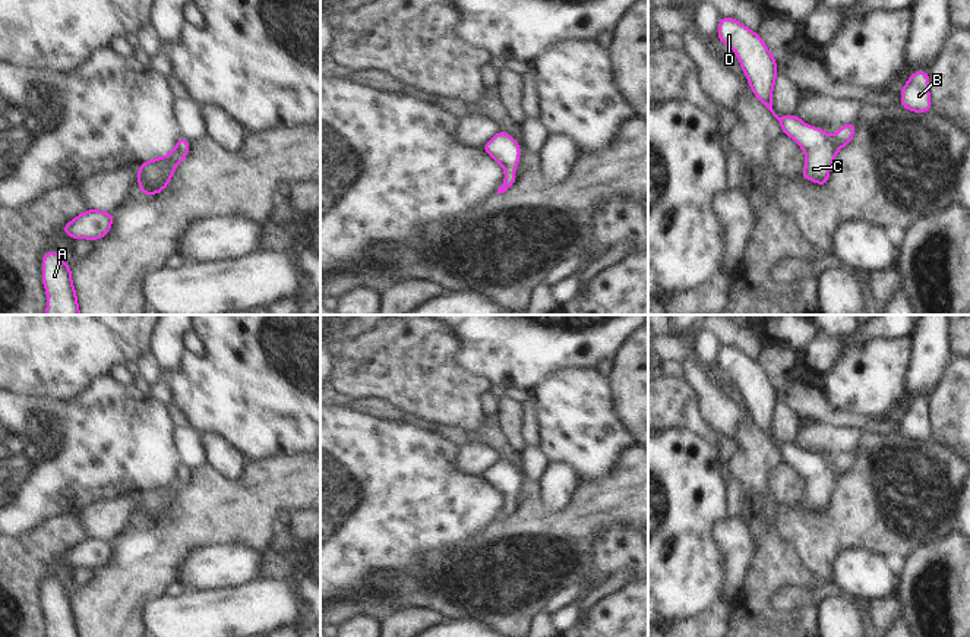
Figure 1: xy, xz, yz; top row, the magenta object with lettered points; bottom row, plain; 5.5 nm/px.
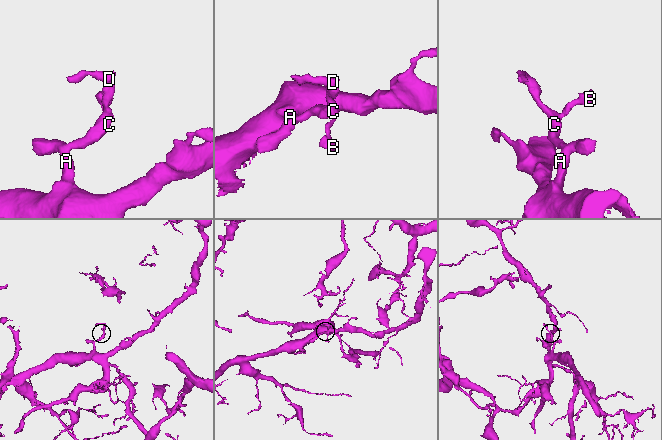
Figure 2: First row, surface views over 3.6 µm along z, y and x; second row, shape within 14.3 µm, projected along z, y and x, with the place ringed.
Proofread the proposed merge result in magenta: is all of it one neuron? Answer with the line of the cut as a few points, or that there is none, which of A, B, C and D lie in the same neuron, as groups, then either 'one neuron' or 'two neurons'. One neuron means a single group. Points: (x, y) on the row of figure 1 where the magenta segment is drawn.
cut none; groups A B C D; one neuron

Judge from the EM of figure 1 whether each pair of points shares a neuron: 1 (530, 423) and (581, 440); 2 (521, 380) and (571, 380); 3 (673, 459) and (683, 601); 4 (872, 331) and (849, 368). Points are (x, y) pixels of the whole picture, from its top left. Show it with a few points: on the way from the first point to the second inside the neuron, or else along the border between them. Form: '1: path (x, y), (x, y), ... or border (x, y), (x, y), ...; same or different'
1: border (530, 401), (536, 416), (539, 444); different
2: border (577, 366), (555, 371), (531, 391); different
3: path (673, 494), (673, 529), (681, 538), (681, 565); same
4: border (897, 339), (872, 339), (865, 344), (844, 347); different

